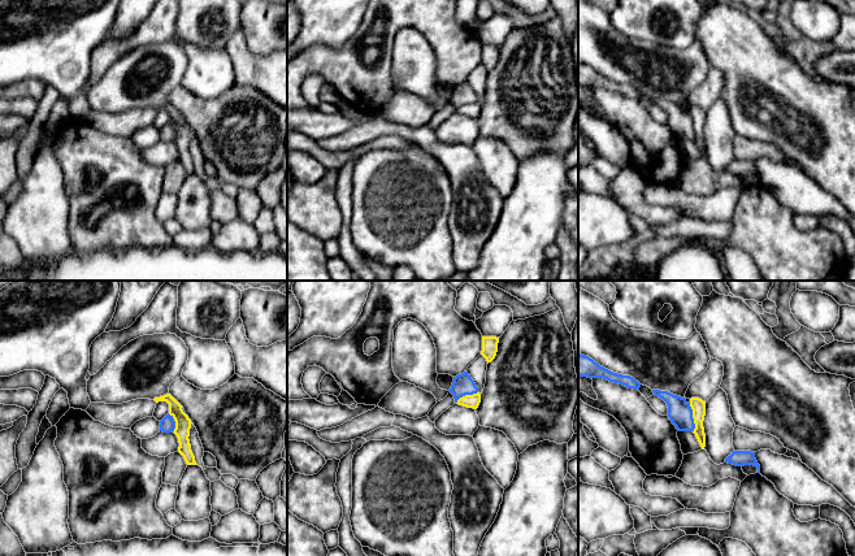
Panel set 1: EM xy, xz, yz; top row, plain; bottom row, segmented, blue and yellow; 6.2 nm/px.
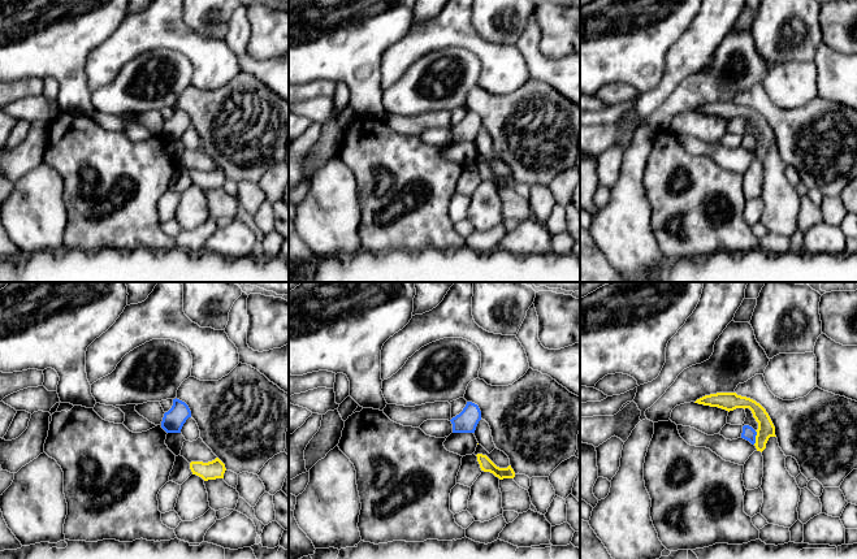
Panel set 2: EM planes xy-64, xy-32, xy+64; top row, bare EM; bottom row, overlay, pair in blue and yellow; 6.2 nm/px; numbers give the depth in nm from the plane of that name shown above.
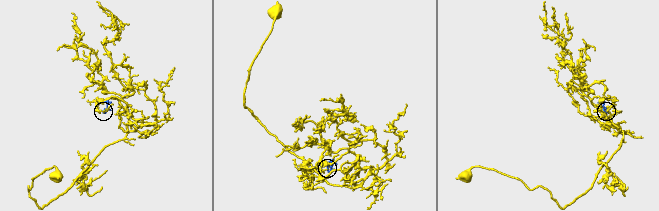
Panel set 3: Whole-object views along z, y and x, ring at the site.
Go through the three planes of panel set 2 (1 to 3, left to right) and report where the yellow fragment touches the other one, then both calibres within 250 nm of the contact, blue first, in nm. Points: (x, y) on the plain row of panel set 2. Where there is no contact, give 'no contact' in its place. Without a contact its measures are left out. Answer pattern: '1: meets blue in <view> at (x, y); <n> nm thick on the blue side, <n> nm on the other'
1: no contact
2: no contact
3: meets blue in xy+64 at (754, 146); 80 nm thick on the blue side, 110 nm on the other

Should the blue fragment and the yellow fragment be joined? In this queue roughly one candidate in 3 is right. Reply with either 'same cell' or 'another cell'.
another cell

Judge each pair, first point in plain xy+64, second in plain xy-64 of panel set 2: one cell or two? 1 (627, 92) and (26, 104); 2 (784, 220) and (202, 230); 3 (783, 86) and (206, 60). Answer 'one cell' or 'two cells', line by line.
1: two cells
2: two cells
3: one cell

